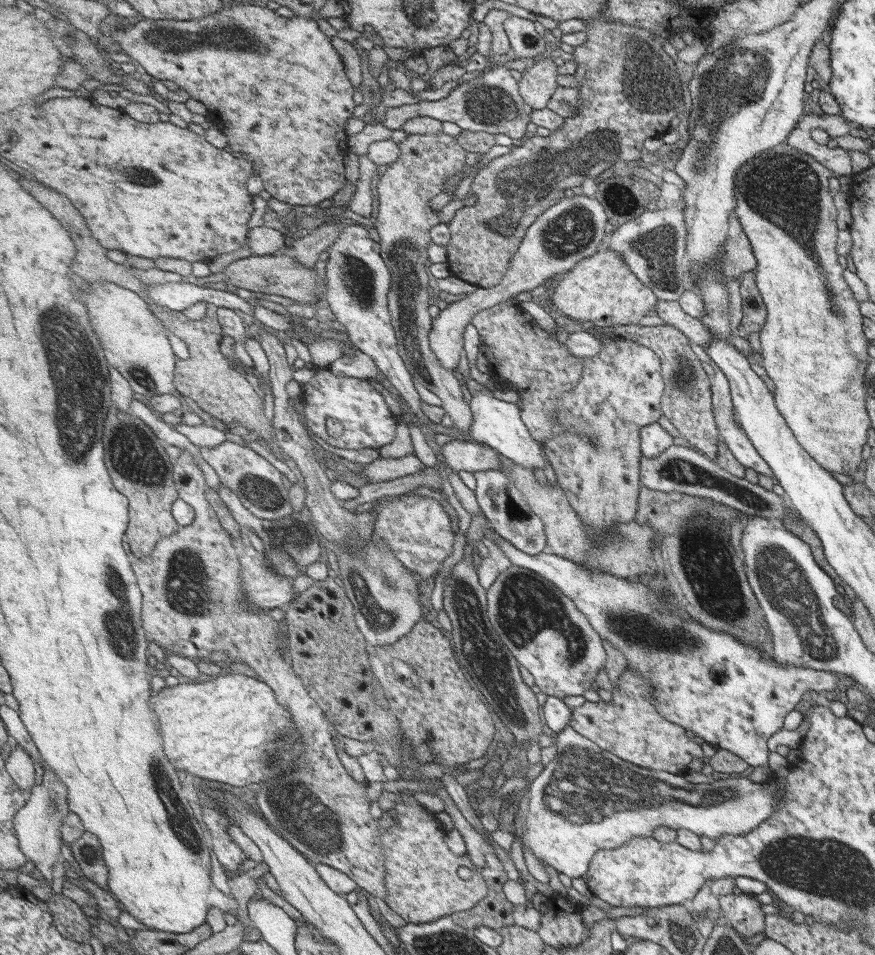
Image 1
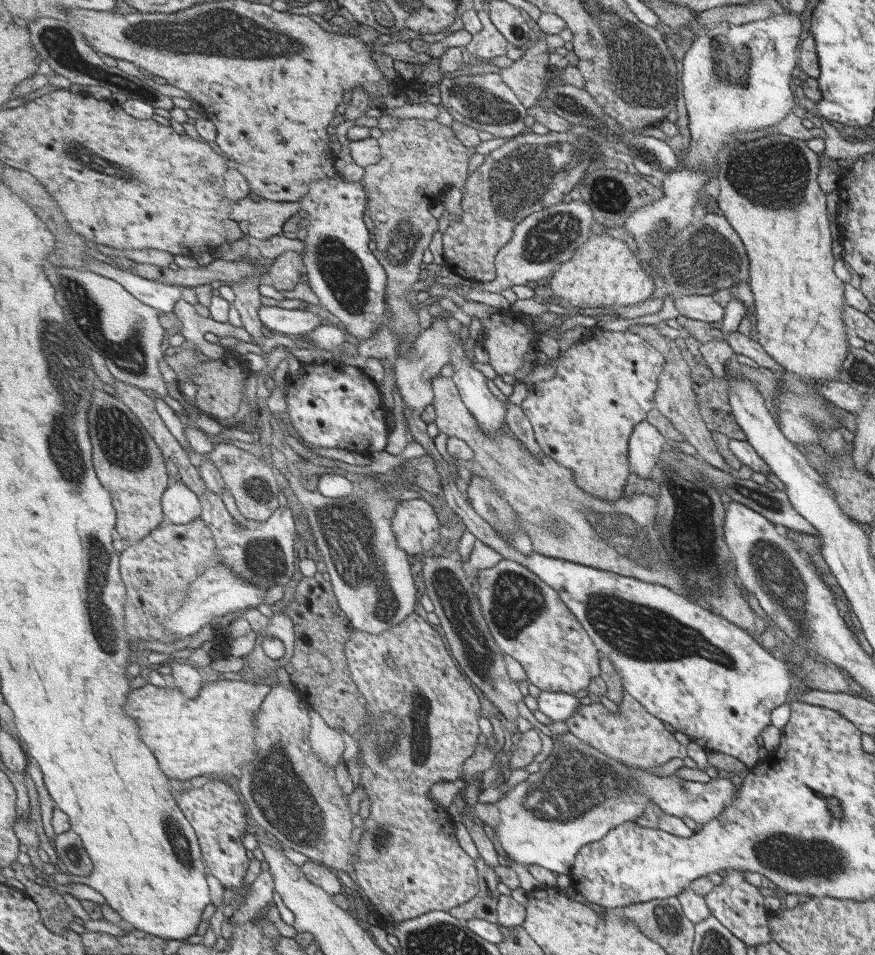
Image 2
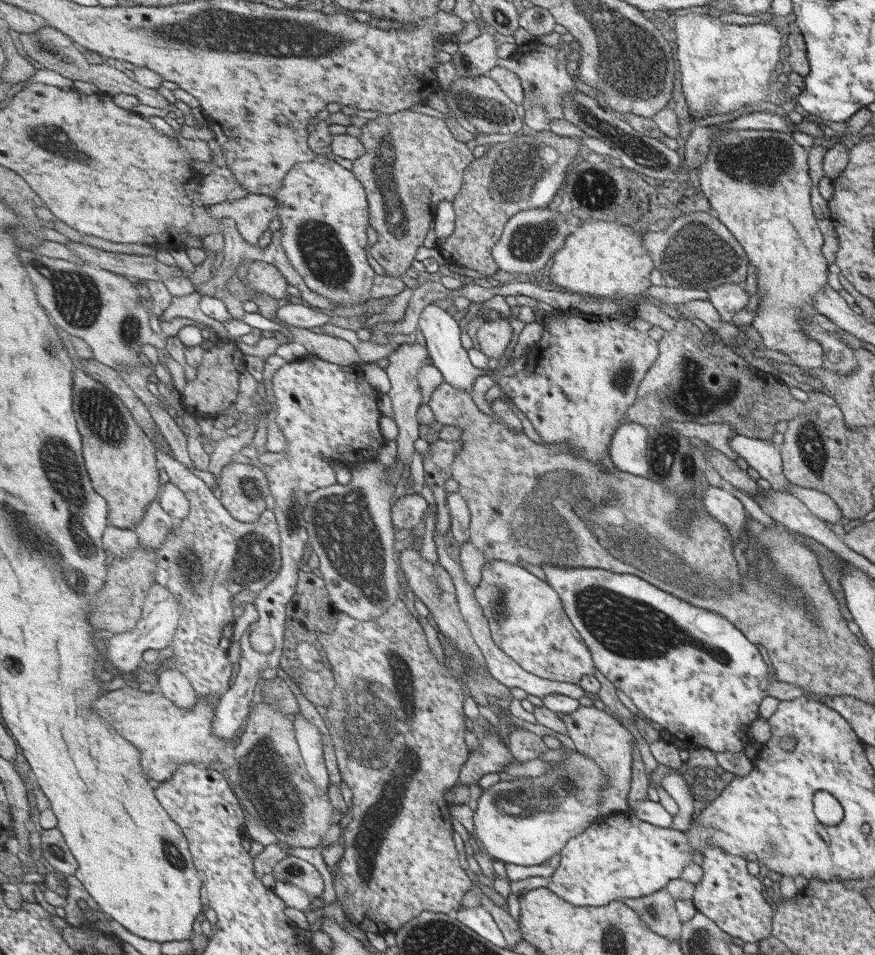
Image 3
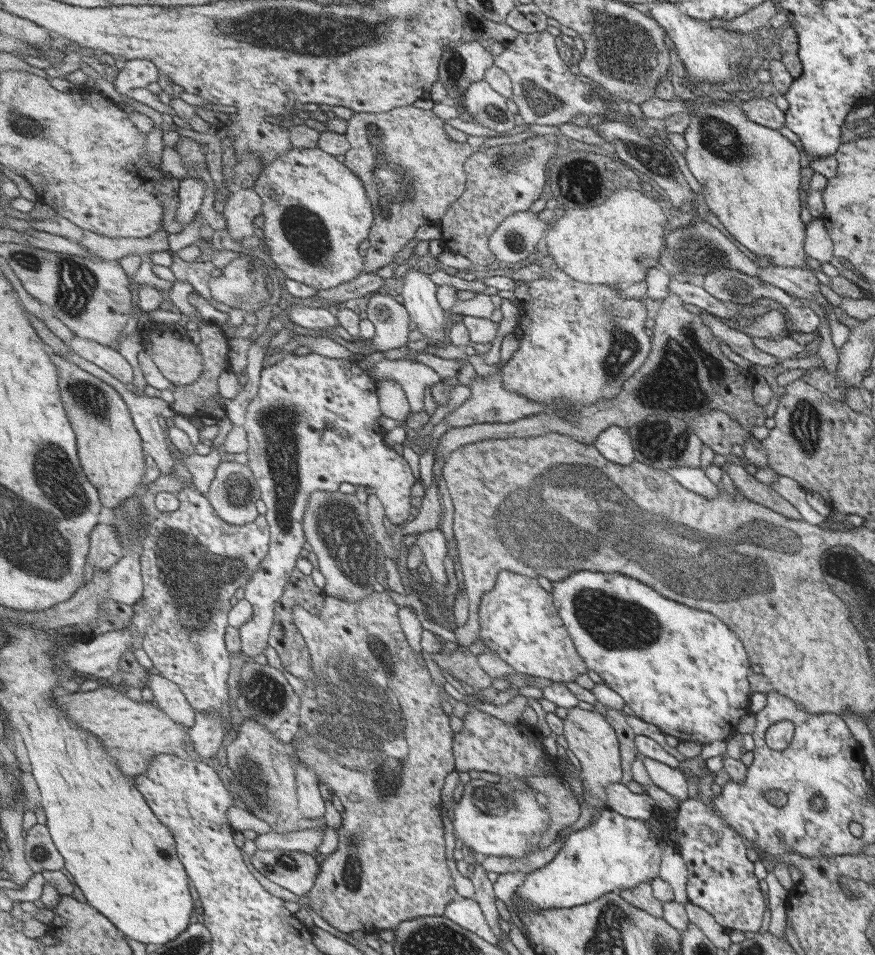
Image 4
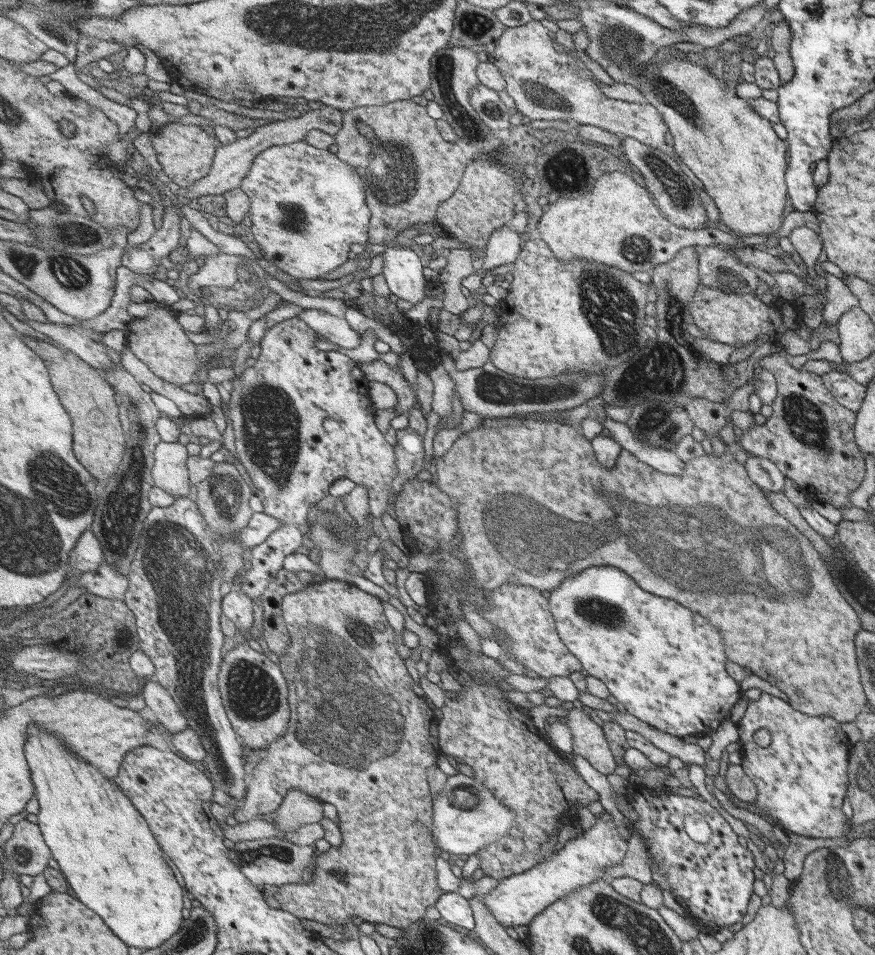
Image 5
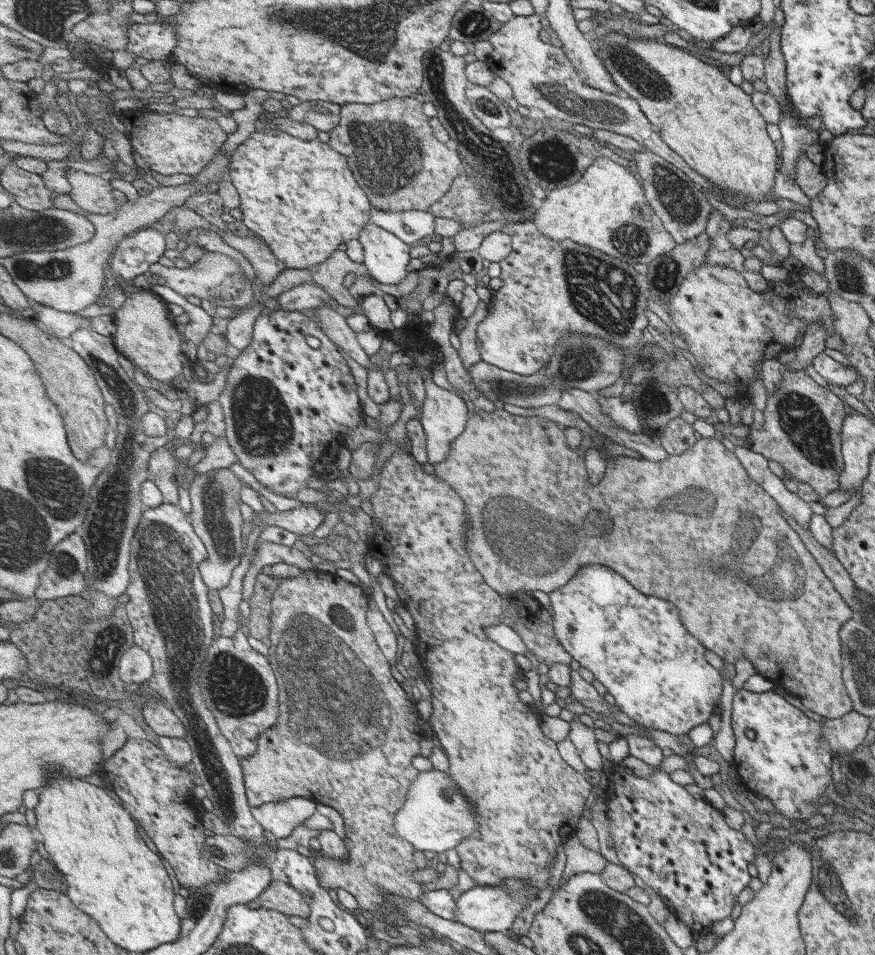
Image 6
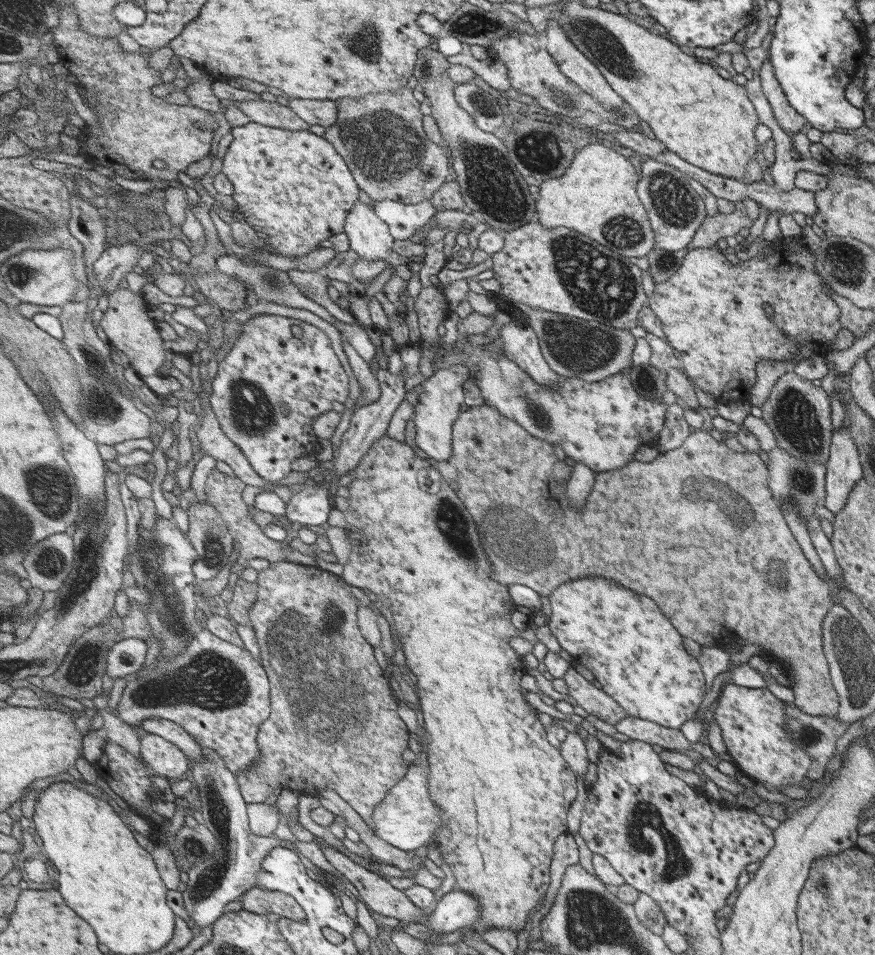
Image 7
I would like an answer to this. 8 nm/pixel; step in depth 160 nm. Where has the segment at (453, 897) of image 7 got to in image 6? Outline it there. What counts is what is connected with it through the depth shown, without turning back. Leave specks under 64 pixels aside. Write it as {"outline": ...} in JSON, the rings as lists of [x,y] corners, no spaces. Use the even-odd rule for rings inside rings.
{"outline":[[[521,879],[505,880],[505,886],[479,886],[475,885],[473,888],[465,891],[456,899],[458,902],[458,909],[456,910],[457,920],[467,926],[475,928],[475,930],[486,933],[500,932],[503,933],[508,928],[512,927],[512,922],[528,903],[538,896],[539,889],[528,885]]]}

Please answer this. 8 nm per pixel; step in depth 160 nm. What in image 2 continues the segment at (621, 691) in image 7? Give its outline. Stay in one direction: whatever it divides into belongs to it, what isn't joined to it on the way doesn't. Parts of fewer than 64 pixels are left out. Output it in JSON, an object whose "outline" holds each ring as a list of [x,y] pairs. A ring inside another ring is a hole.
{"outline":[[[406,407],[404,415],[408,419],[413,440],[427,450],[427,454],[433,458],[437,466],[442,478],[442,495],[446,504],[461,518],[466,530],[497,550],[502,559],[525,565],[525,568],[535,573],[541,581],[556,590],[563,604],[569,604],[569,608],[573,608],[571,612],[589,635],[597,652],[601,652],[602,657],[609,658],[625,692],[628,692],[651,716],[655,716],[661,722],[667,722],[704,750],[719,751],[733,756],[745,766],[754,768],[759,760],[757,736],[771,724],[771,711],[780,704],[785,704],[787,694],[793,686],[794,670],[791,670],[791,666],[767,654],[759,644],[755,644],[755,640],[751,640],[751,636],[744,629],[740,629],[710,610],[695,606],[683,596],[677,596],[671,590],[663,588],[663,585],[650,584],[647,581],[636,580],[635,577],[620,576],[603,569],[591,568],[589,565],[567,562],[535,552],[527,556],[519,554],[510,543],[505,544],[501,540],[494,527],[474,510],[469,496],[463,495],[459,490],[447,460],[441,456],[435,440],[429,436],[428,422],[423,420],[422,414],[414,408]]]}

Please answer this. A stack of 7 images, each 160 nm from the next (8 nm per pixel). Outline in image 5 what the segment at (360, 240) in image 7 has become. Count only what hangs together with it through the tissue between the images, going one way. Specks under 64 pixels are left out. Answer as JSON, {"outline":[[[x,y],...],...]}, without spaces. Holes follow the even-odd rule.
{"outline":[[[385,242],[388,249],[381,254],[384,260],[383,275],[393,294],[417,306],[427,298],[429,284],[423,274],[421,257],[411,247],[399,247],[395,242]]]}

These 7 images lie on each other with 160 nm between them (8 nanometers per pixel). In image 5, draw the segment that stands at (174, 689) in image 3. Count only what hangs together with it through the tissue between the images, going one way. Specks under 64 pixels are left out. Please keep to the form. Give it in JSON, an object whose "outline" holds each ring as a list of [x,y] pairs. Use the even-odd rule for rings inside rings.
{"outline":[[[155,679],[145,680],[140,693],[143,696],[145,706],[152,710],[157,721],[168,732],[174,734],[189,727],[188,718],[176,703],[173,695]]]}

